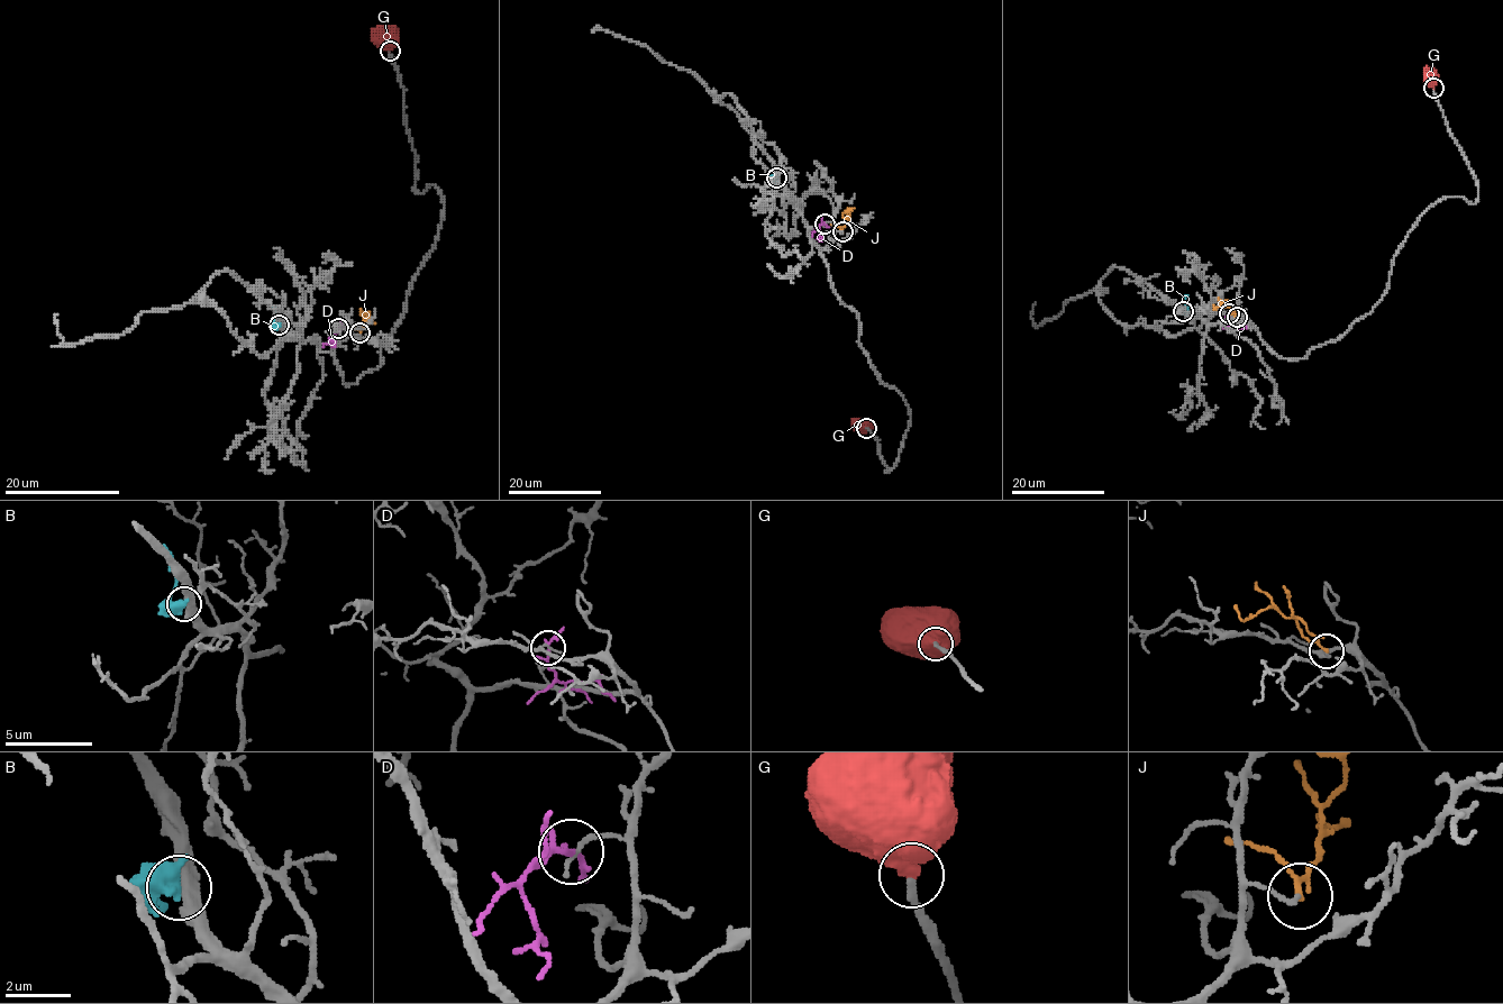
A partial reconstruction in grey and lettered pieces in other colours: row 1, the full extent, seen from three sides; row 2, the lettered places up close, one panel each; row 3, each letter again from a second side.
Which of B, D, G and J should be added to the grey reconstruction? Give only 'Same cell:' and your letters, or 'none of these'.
Same cell: G

